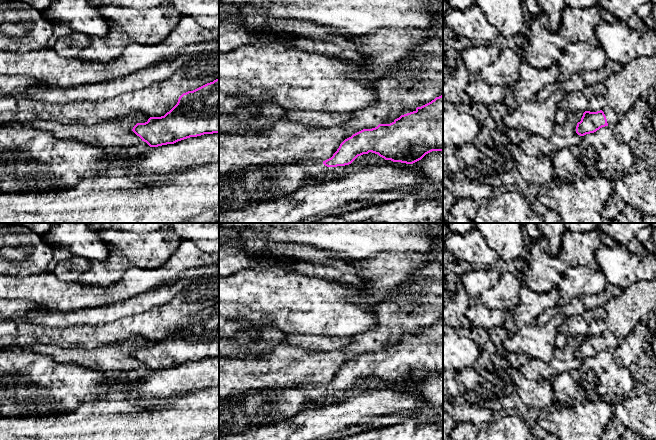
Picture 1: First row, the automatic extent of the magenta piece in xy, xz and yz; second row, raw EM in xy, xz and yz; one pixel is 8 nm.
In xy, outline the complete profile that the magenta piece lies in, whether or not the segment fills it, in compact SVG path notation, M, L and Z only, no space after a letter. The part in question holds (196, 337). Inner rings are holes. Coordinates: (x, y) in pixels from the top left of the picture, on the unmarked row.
M219 302L193 315L183 317L177 328L164 340L150 341L145 347L137 347L132 355L150 371L174 368L204 358L219 357Z

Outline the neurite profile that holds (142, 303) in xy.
M182 279L110 306L85 308L66 313L52 310L31 311L23 316L5 320L39 324L44 331L73 325L98 326L165 305L171 302L175 296L183 295L192 288L203 285L203 283L204 281L201 279Z

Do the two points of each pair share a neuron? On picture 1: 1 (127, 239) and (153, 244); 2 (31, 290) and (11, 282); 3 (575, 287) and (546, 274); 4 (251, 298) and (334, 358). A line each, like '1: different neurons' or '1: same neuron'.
1: same neuron
2: same neuron
3: different neurons
4: different neurons

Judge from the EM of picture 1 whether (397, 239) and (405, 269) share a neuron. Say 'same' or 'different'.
different

